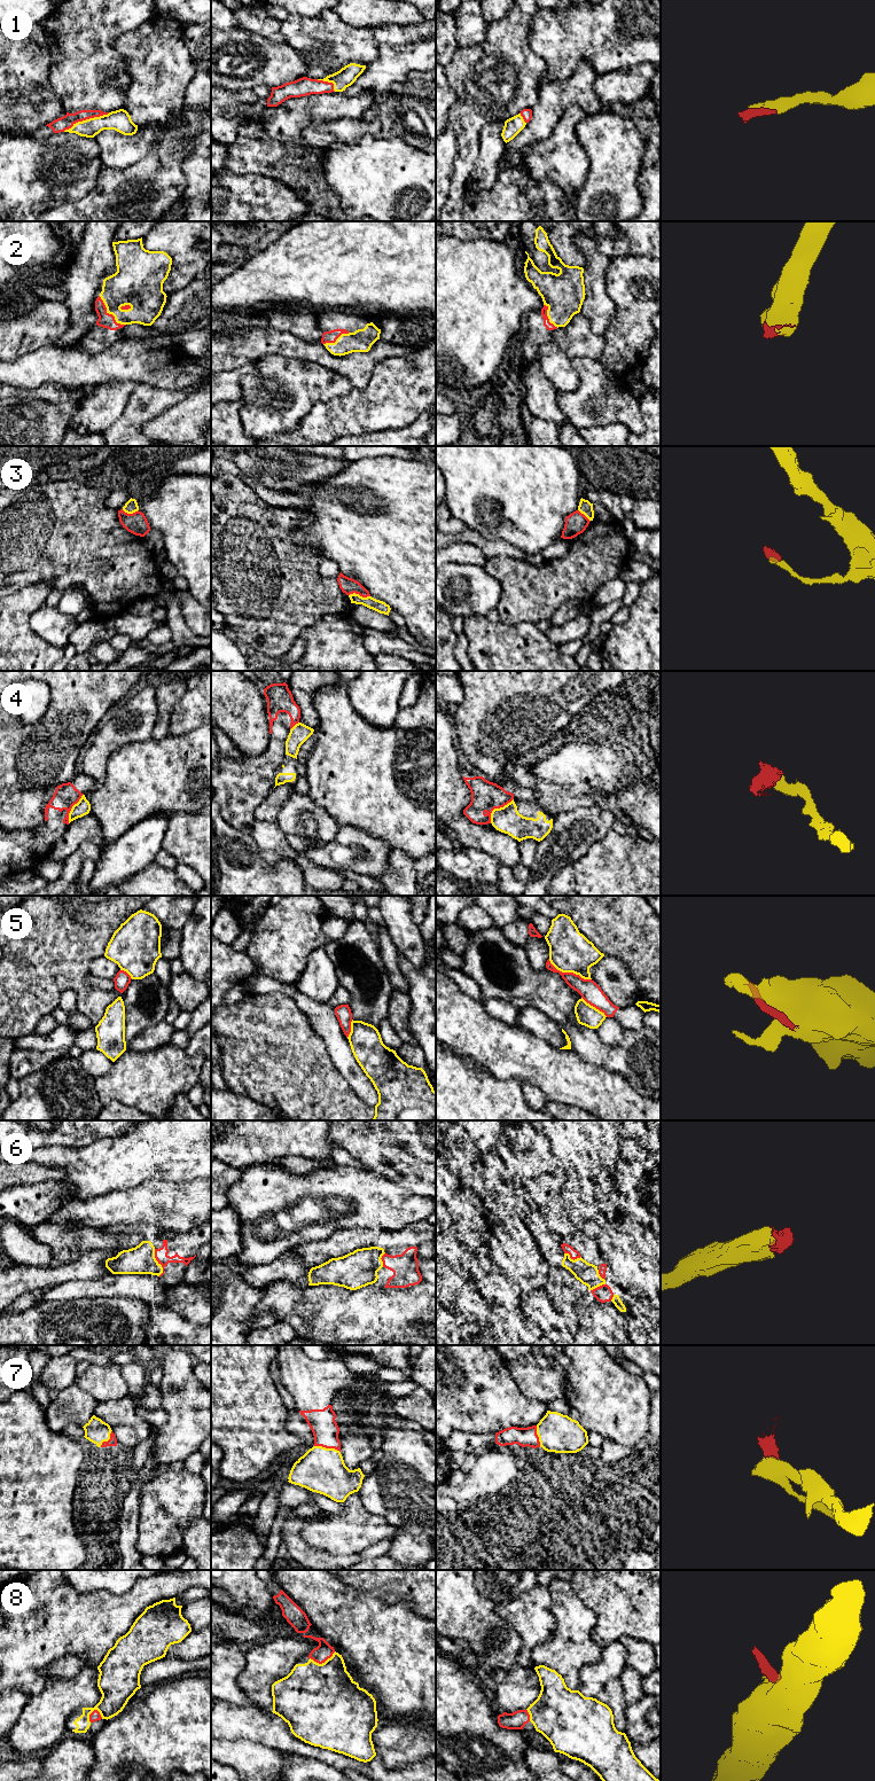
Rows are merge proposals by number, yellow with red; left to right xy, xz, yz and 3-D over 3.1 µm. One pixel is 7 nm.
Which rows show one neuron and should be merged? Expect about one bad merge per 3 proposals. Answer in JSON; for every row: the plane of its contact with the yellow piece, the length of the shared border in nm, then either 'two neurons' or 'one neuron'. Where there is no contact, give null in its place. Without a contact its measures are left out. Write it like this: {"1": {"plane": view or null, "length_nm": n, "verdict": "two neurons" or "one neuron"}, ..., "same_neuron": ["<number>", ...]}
{"1": {"plane": "xy", "length_nm": 360, "verdict": "one neuron"}, "2": {"plane": "xy", "length_nm": 280, "verdict": "one neuron"}, "3": {"plane": "xz", "length_nm": 150, "verdict": "one neuron"}, "4": {"plane": "yz", "length_nm": 240, "verdict": "two neurons"}, "5": {"plane": "yz", "length_nm": 340, "verdict": "two neurons"}, "6": {"plane": "xy", "length_nm": 200, "verdict": "one neuron"}, "7": {"plane": "xz", "length_nm": 200, "verdict": "one neuron"}, "8": {"plane": "xz", "length_nm": 190, "verdict": "one neuron"}, "same_neuron": ["1", "2", "3", "6", "7", "8"]}

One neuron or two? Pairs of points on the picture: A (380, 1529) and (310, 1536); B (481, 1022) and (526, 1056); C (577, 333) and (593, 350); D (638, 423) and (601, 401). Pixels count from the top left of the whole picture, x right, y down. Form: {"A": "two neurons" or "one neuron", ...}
{"A": "one neuron", "B": "one neuron", "C": "one neuron", "D": "one neuron"}

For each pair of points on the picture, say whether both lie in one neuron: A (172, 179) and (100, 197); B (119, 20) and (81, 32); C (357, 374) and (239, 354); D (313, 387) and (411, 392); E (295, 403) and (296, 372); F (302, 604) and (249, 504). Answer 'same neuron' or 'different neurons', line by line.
A: same neuron
B: same neuron
C: same neuron
D: different neurons
E: same neuron
F: same neuron

